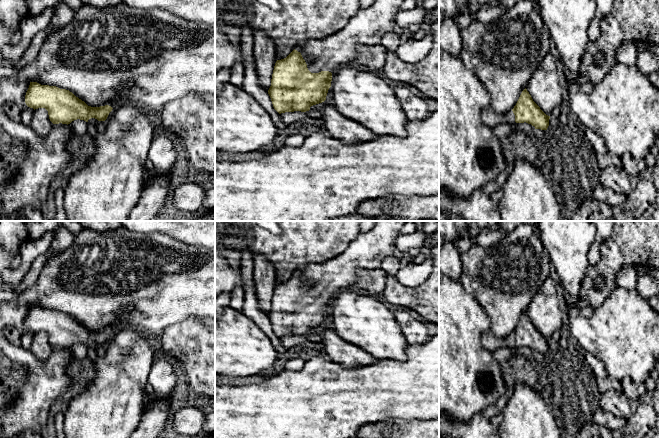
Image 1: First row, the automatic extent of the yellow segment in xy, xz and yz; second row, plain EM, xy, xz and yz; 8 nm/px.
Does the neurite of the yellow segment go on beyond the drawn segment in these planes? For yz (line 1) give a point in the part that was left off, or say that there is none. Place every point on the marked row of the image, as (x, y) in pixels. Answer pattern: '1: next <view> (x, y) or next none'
1: next yz (490, 118)

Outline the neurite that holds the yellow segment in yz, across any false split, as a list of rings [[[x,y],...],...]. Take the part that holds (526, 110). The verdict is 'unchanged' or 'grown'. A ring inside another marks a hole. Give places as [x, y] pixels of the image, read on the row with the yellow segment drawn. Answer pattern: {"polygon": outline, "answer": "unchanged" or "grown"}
{"polygon": [[[525,88],[514,108],[505,113],[497,114],[493,108],[487,106],[482,114],[482,120],[486,126],[494,129],[500,124],[528,123],[535,129],[547,130],[550,116],[546,115],[533,101],[531,95]]], "answer": "grown"}

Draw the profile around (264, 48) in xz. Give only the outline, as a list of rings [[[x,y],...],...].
[[[255,31],[253,37],[253,54],[259,85],[268,92],[271,86],[274,66],[277,61],[276,46],[274,41],[267,37],[263,31]]]

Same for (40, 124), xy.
[[[45,108],[35,109],[29,126],[40,137],[46,137],[53,127],[48,111]]]

